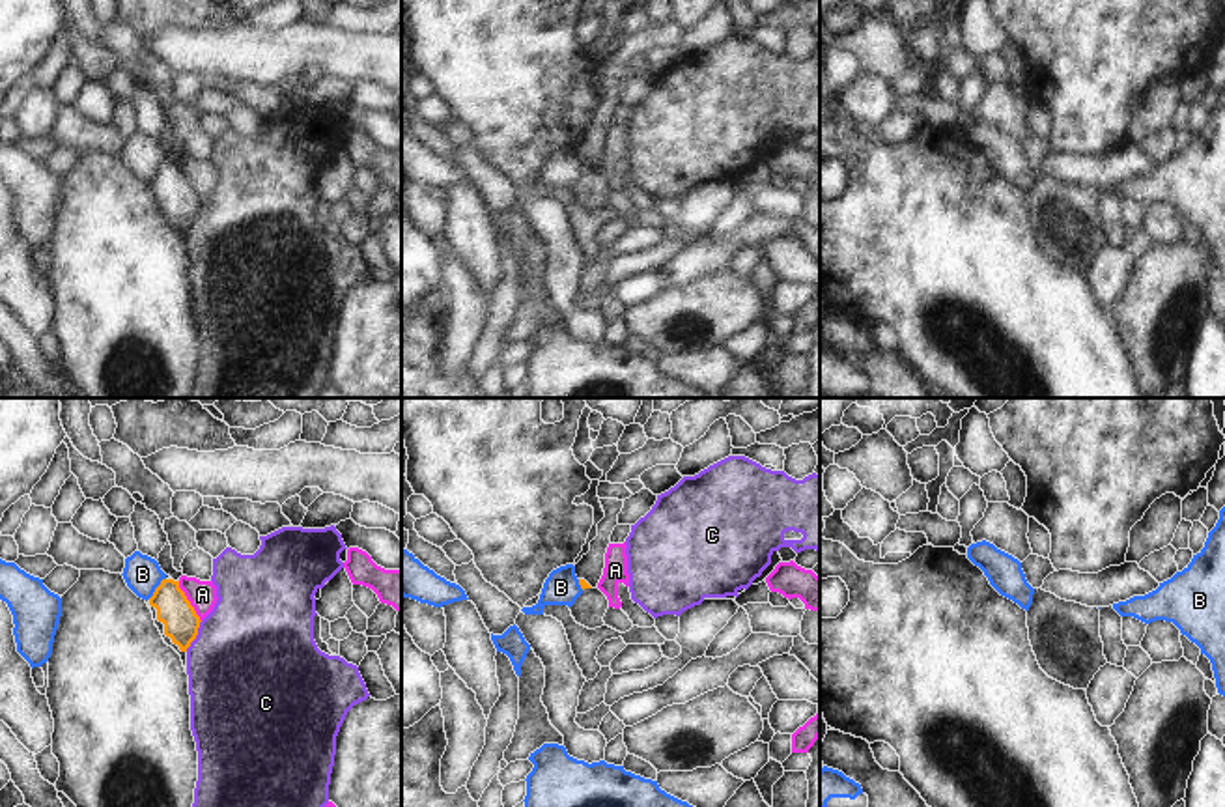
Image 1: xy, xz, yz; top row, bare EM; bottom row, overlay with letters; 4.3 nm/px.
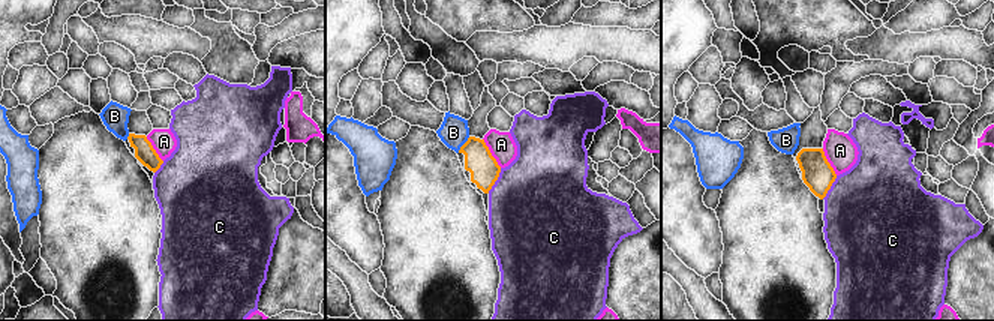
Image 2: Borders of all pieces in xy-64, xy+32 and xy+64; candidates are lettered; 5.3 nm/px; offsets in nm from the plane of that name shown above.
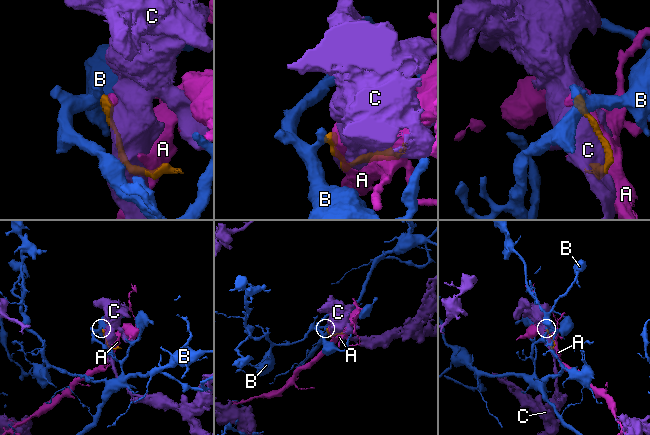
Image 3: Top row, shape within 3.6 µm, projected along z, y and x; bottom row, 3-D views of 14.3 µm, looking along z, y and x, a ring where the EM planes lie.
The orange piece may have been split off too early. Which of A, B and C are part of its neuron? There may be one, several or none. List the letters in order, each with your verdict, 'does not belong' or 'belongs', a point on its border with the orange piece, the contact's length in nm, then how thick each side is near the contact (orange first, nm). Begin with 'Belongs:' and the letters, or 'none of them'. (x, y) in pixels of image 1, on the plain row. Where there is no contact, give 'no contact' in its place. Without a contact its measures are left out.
Belongs: none of them
A: does not belong | xy (189, 184) | 200 nm | 150/130 nm
B: does not belong | xy (155, 170) | 120 nm | 150/160 nm
C: does not belong | xy (197, 215) | 150 nm | 150/500 nm

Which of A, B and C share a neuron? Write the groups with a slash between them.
A / B / C

